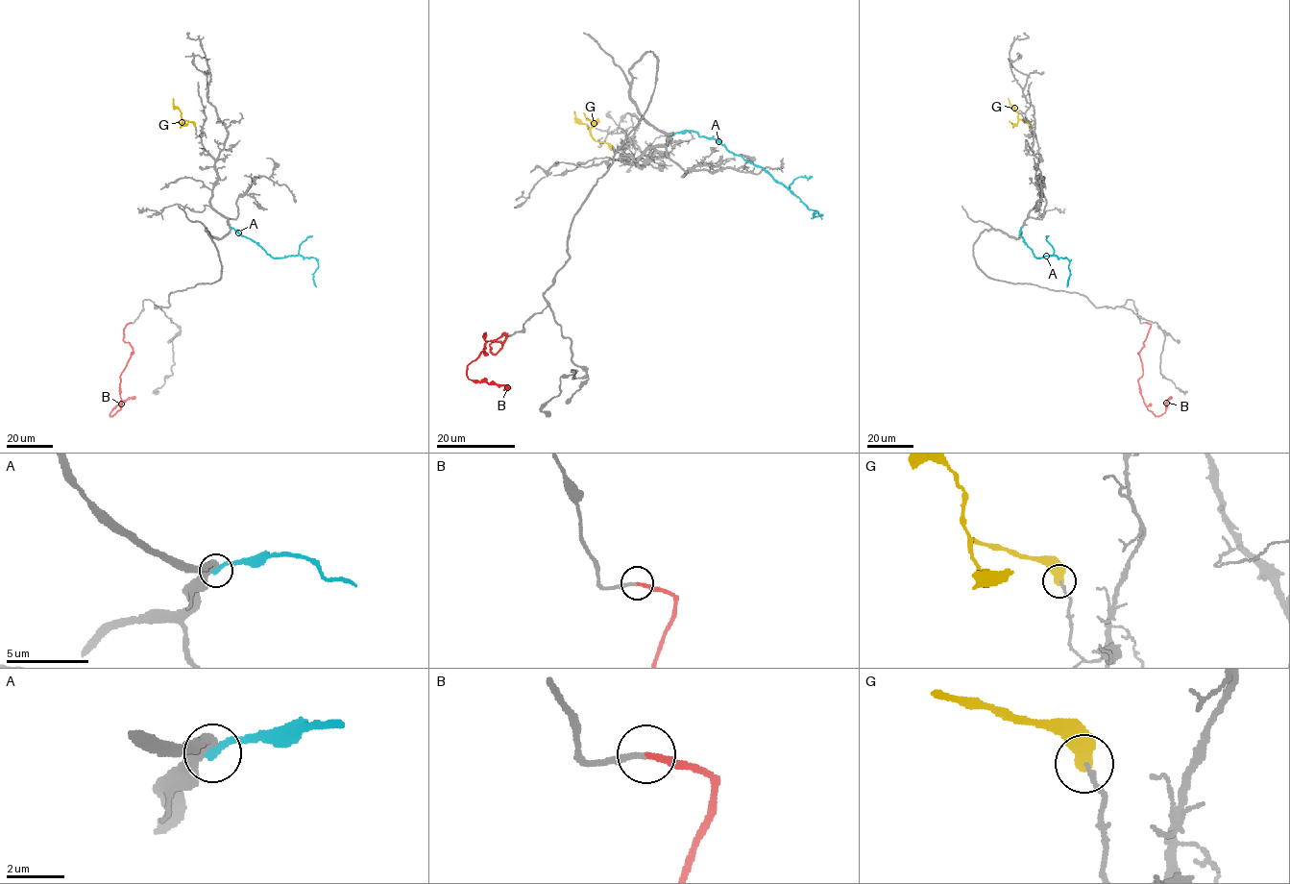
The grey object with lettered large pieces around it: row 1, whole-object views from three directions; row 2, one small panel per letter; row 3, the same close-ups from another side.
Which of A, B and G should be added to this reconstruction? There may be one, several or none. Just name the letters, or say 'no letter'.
B

